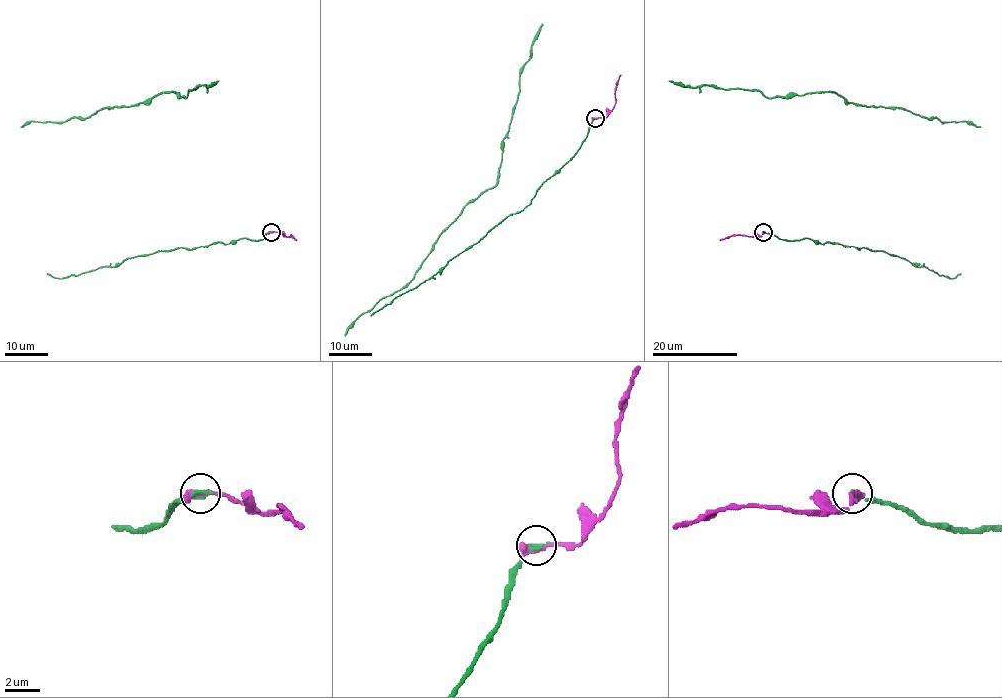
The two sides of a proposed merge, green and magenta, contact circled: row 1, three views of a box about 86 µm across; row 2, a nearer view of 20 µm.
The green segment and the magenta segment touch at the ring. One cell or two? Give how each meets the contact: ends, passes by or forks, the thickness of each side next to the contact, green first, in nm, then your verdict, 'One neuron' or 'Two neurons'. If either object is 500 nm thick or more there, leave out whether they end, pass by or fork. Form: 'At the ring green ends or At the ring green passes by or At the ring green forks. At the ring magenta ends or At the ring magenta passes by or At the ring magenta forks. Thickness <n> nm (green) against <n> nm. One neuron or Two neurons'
Thickness 280 nm (green) against 500 nm. Two neurons

